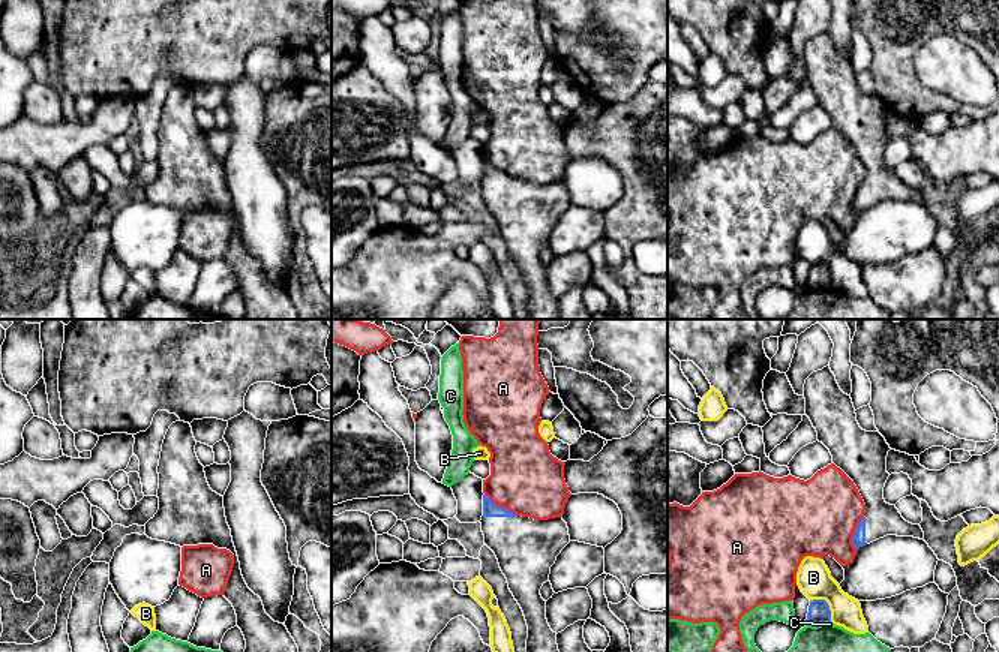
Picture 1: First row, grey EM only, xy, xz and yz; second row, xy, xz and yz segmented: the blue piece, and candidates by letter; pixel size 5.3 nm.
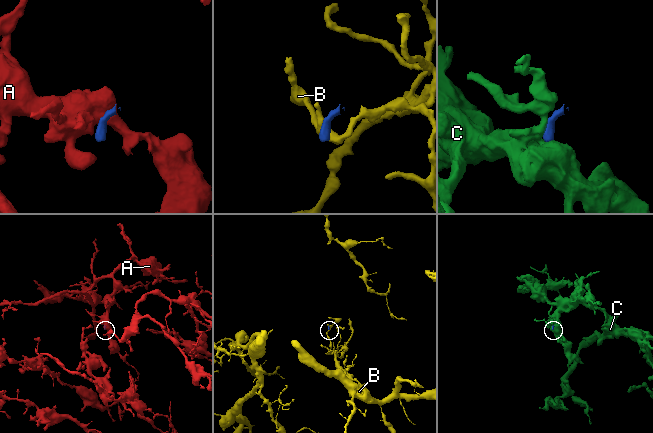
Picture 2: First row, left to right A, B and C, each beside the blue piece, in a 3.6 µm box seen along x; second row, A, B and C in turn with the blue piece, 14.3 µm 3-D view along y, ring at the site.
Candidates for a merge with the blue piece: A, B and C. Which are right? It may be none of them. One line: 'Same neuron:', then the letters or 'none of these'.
Same neuron: none of these

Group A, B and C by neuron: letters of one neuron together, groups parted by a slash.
A / B / C

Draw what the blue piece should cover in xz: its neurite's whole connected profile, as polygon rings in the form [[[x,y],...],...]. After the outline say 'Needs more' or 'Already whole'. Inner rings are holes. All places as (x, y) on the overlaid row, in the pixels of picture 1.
[[[486,495],[480,523],[484,544],[495,553],[508,589],[524,612],[526,652],[560,652],[540,589],[549,580],[556,556],[570,543],[567,523],[562,517],[534,520],[513,514]]]. Needs more

